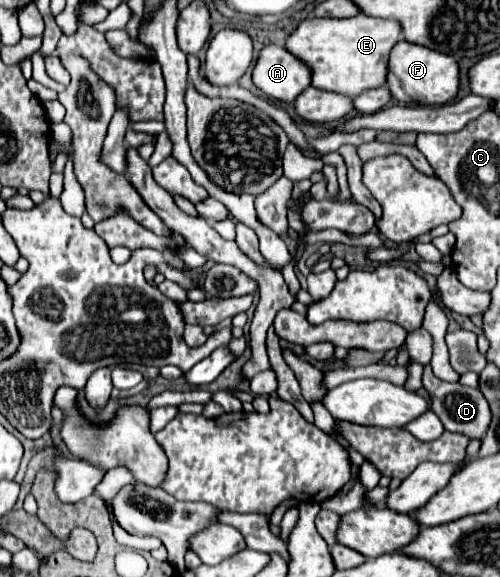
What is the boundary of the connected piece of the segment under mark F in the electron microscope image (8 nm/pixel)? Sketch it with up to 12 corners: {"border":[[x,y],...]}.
{"border":[[400,40],[386,88],[400,104],[446,104],[454,56]]}

